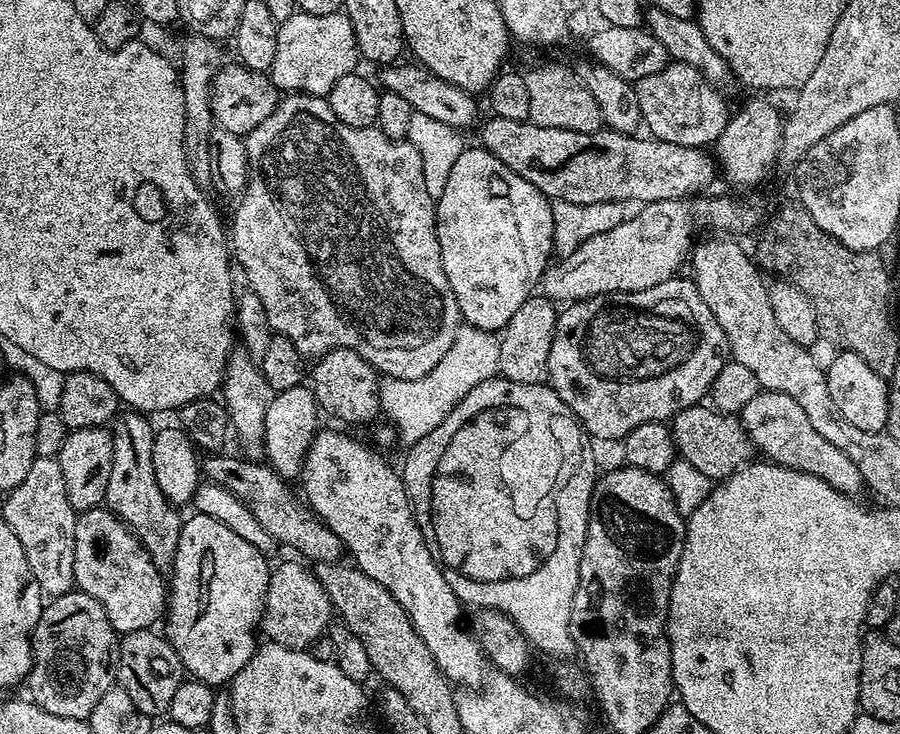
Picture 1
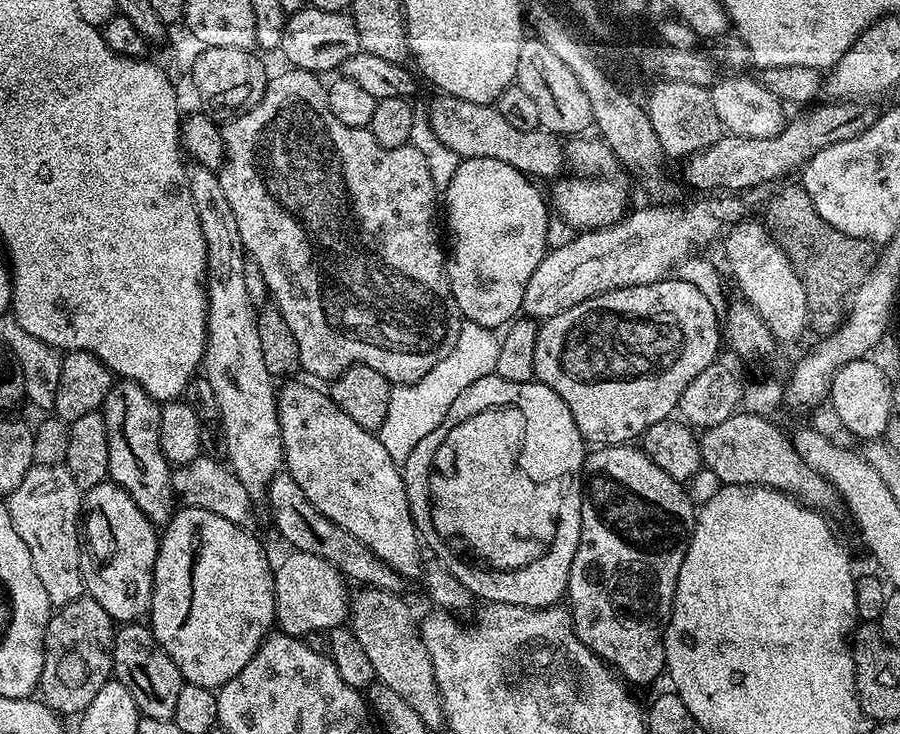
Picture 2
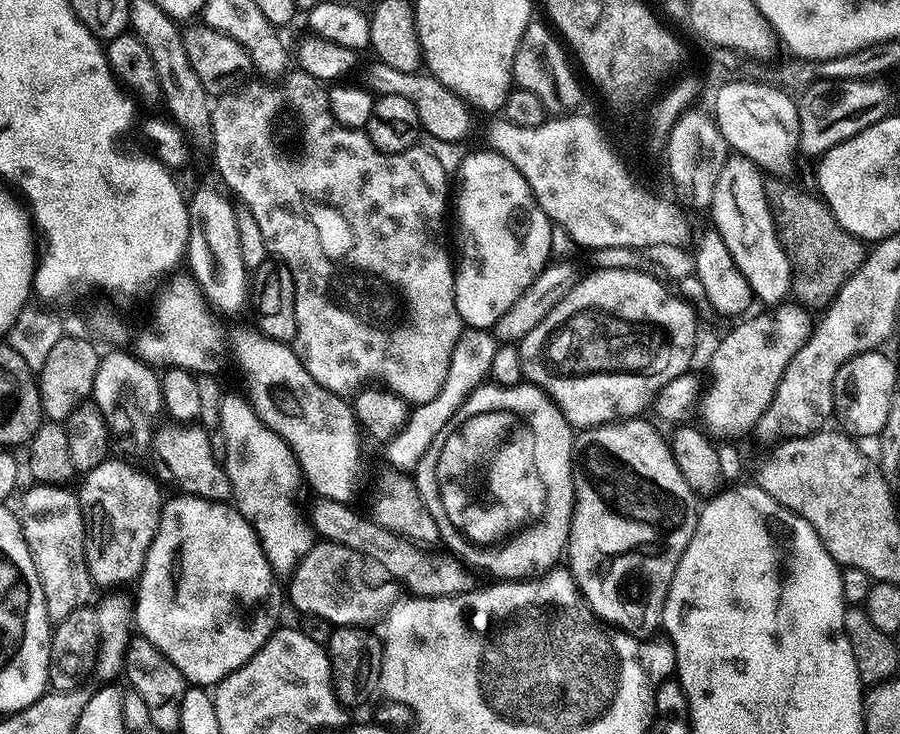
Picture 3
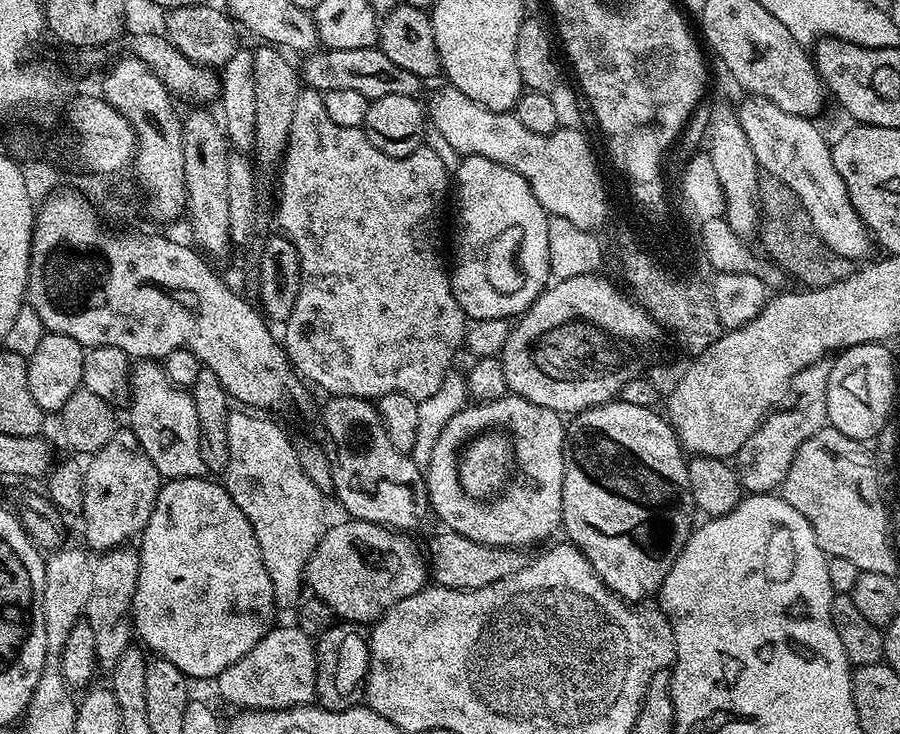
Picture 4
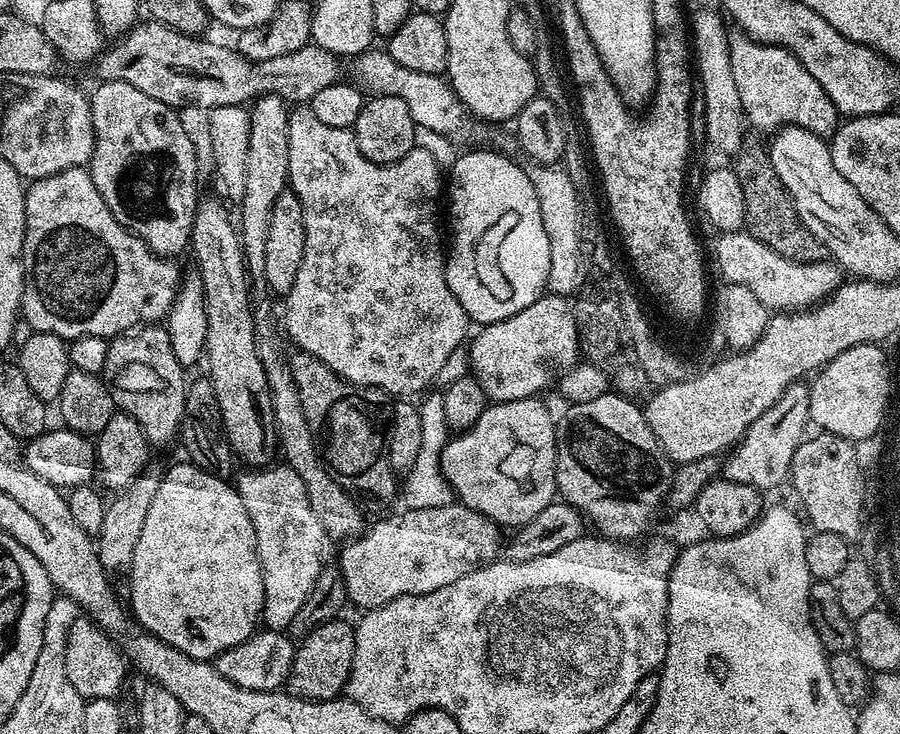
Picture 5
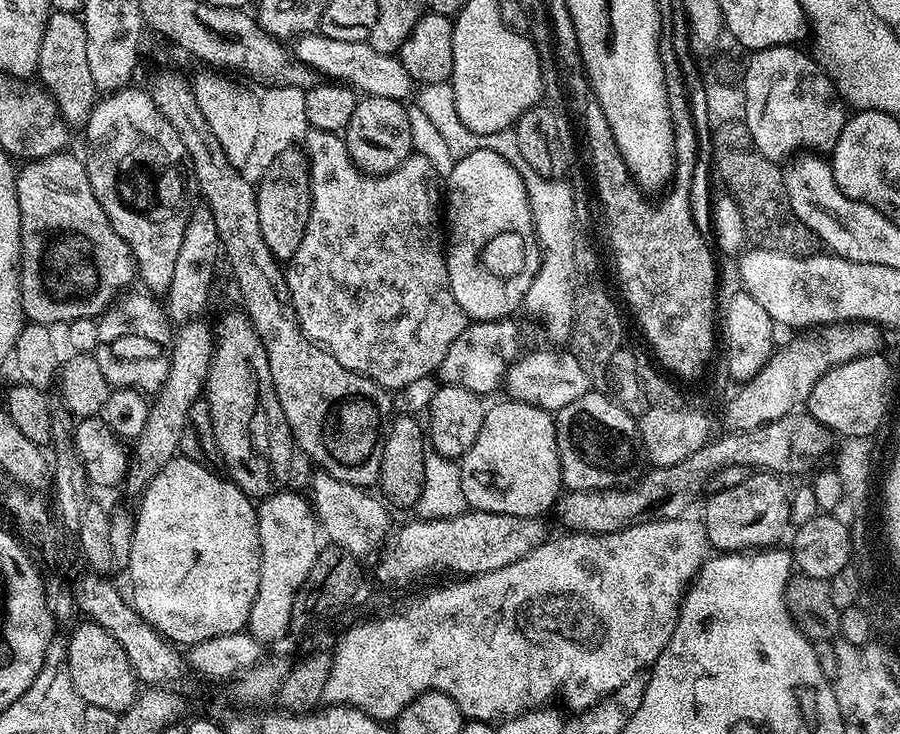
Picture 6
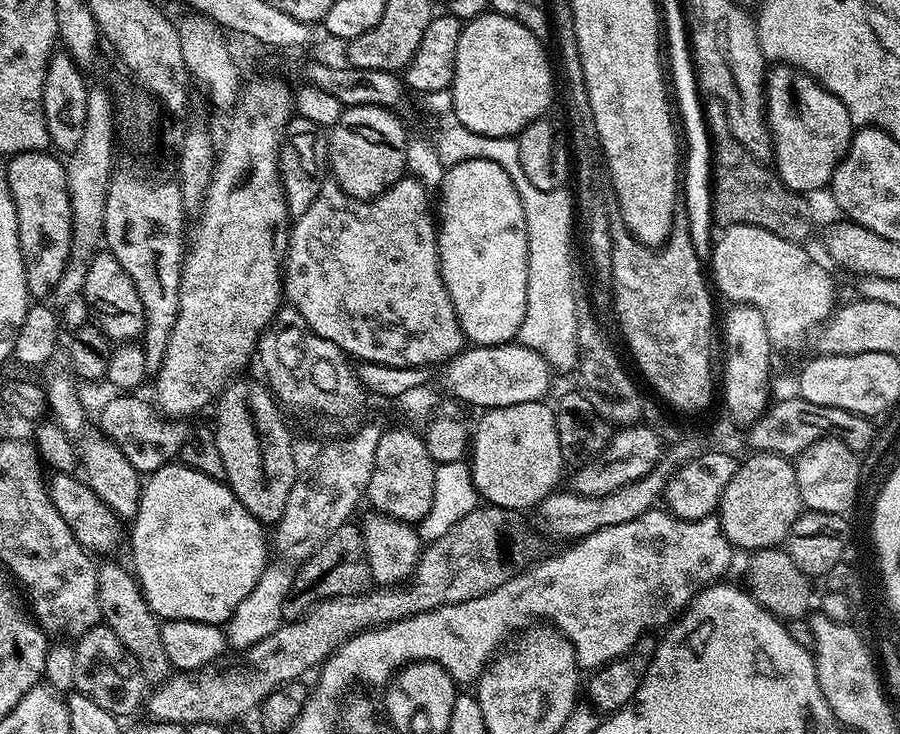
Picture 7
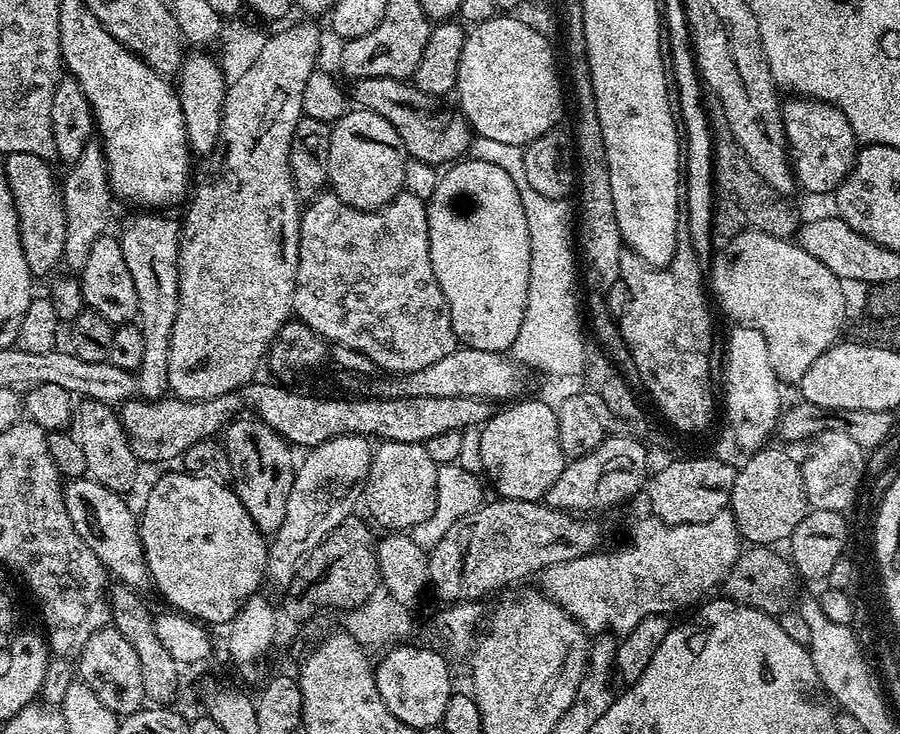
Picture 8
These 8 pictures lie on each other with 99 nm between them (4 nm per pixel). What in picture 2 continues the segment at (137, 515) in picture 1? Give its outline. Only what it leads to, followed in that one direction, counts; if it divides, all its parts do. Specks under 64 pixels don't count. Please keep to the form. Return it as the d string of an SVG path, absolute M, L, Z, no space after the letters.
M120 380L113 383L110 393L111 419L120 420L120 440L124 448L136 459L136 464L116 464L110 468L110 476L121 488L125 488L134 498L134 502L148 515L154 525L168 523L173 511L174 493L172 489L172 472L160 449L160 410L161 405L142 386L133 380Z

